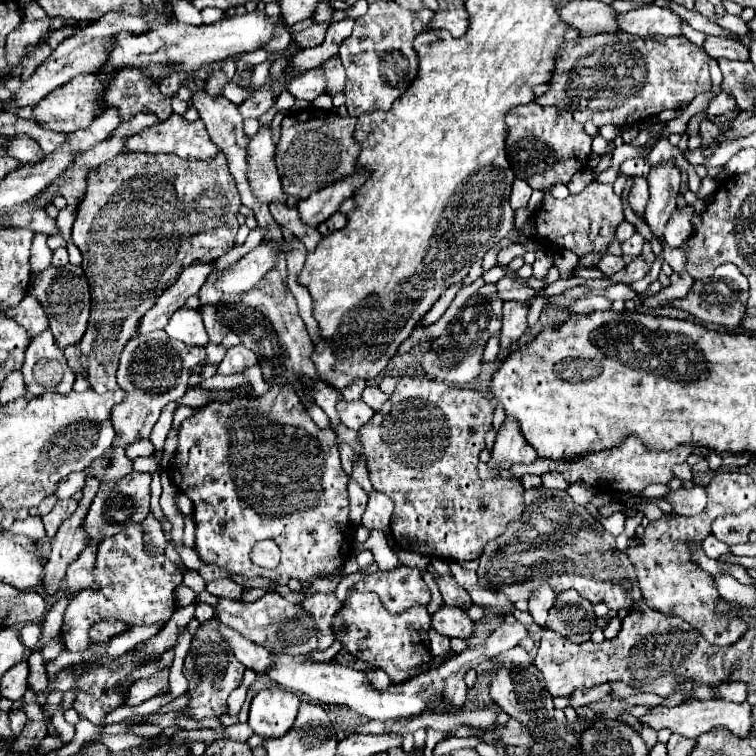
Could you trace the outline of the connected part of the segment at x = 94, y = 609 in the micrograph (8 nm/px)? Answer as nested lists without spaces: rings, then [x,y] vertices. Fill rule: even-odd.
[[[130,525],[130,529],[118,533],[118,537],[108,537],[98,545],[96,551],[94,587],[74,593],[64,611],[62,640],[66,649],[88,649],[88,631],[104,617],[122,619],[130,627],[166,623],[176,609],[174,591],[180,583],[182,571],[172,561],[168,561],[164,553],[146,553],[142,525]]]

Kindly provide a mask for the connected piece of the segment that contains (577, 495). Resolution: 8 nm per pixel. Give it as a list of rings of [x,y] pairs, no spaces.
[[[576,483],[576,485],[570,485],[568,489],[566,489],[566,493],[574,499],[574,503],[578,503],[578,505],[586,505],[586,503],[590,503],[590,499],[592,499],[592,489],[588,487],[588,485],[582,485],[582,483]]]

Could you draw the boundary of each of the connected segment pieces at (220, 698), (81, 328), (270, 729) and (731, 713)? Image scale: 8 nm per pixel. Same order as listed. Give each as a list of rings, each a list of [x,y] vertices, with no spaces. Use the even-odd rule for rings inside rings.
[[[212,617],[210,621],[202,623],[198,627],[198,633],[192,637],[192,645],[190,651],[184,659],[184,667],[182,667],[182,675],[188,679],[188,695],[192,691],[192,697],[186,705],[188,715],[194,721],[202,721],[208,717],[222,717],[228,713],[228,705],[226,699],[228,695],[240,687],[242,683],[242,673],[244,673],[244,665],[230,653],[230,647],[226,645],[226,641],[222,641],[220,633],[218,633],[218,617]]]
[[[66,265],[66,267],[48,267],[40,271],[38,275],[30,277],[30,295],[34,295],[40,305],[44,307],[48,319],[50,319],[50,329],[54,333],[56,345],[60,349],[66,349],[68,345],[78,345],[86,331],[88,315],[90,315],[90,289],[86,275],[82,267],[76,265]]]
[[[264,687],[252,699],[250,705],[250,727],[256,735],[268,737],[282,737],[290,731],[290,725],[296,719],[300,699],[298,695],[280,689],[280,687]]]
[[[692,699],[692,701],[686,701],[682,705],[676,705],[676,707],[666,707],[666,705],[654,705],[654,707],[648,707],[648,713],[644,717],[640,717],[640,723],[646,725],[646,727],[652,727],[654,731],[660,731],[660,729],[670,729],[672,733],[676,735],[682,735],[682,737],[700,737],[702,733],[708,733],[716,727],[726,727],[730,729],[734,735],[738,737],[746,737],[746,733],[750,733],[750,705],[748,703],[728,703],[728,701],[720,701],[720,699],[704,699],[704,701],[698,701],[698,699]]]

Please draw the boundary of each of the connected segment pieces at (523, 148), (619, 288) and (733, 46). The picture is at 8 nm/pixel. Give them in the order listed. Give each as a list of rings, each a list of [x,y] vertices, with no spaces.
[[[528,103],[510,109],[506,115],[506,125],[506,157],[510,167],[516,177],[524,179],[532,189],[546,191],[554,183],[568,183],[574,173],[586,169],[592,137],[584,133],[584,127],[578,125],[570,113],[556,107]]]
[[[614,285],[614,287],[606,289],[606,297],[608,297],[610,301],[616,301],[616,299],[626,301],[626,299],[636,297],[636,293],[634,293],[634,291],[630,291],[630,289],[628,289],[628,285]]]
[[[706,37],[704,49],[706,49],[706,53],[710,53],[710,57],[714,57],[714,59],[722,59],[722,57],[742,59],[742,61],[748,59],[748,49],[746,49],[740,41],[734,41],[734,39]]]

